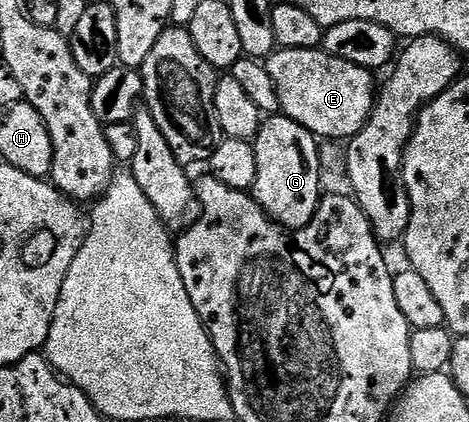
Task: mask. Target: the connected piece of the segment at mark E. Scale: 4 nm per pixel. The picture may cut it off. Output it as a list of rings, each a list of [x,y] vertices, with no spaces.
[[[277,48],[264,65],[271,74],[271,82],[275,82],[283,115],[299,122],[299,126],[322,141],[348,142],[369,121],[379,95],[370,69],[335,58],[321,48]]]

